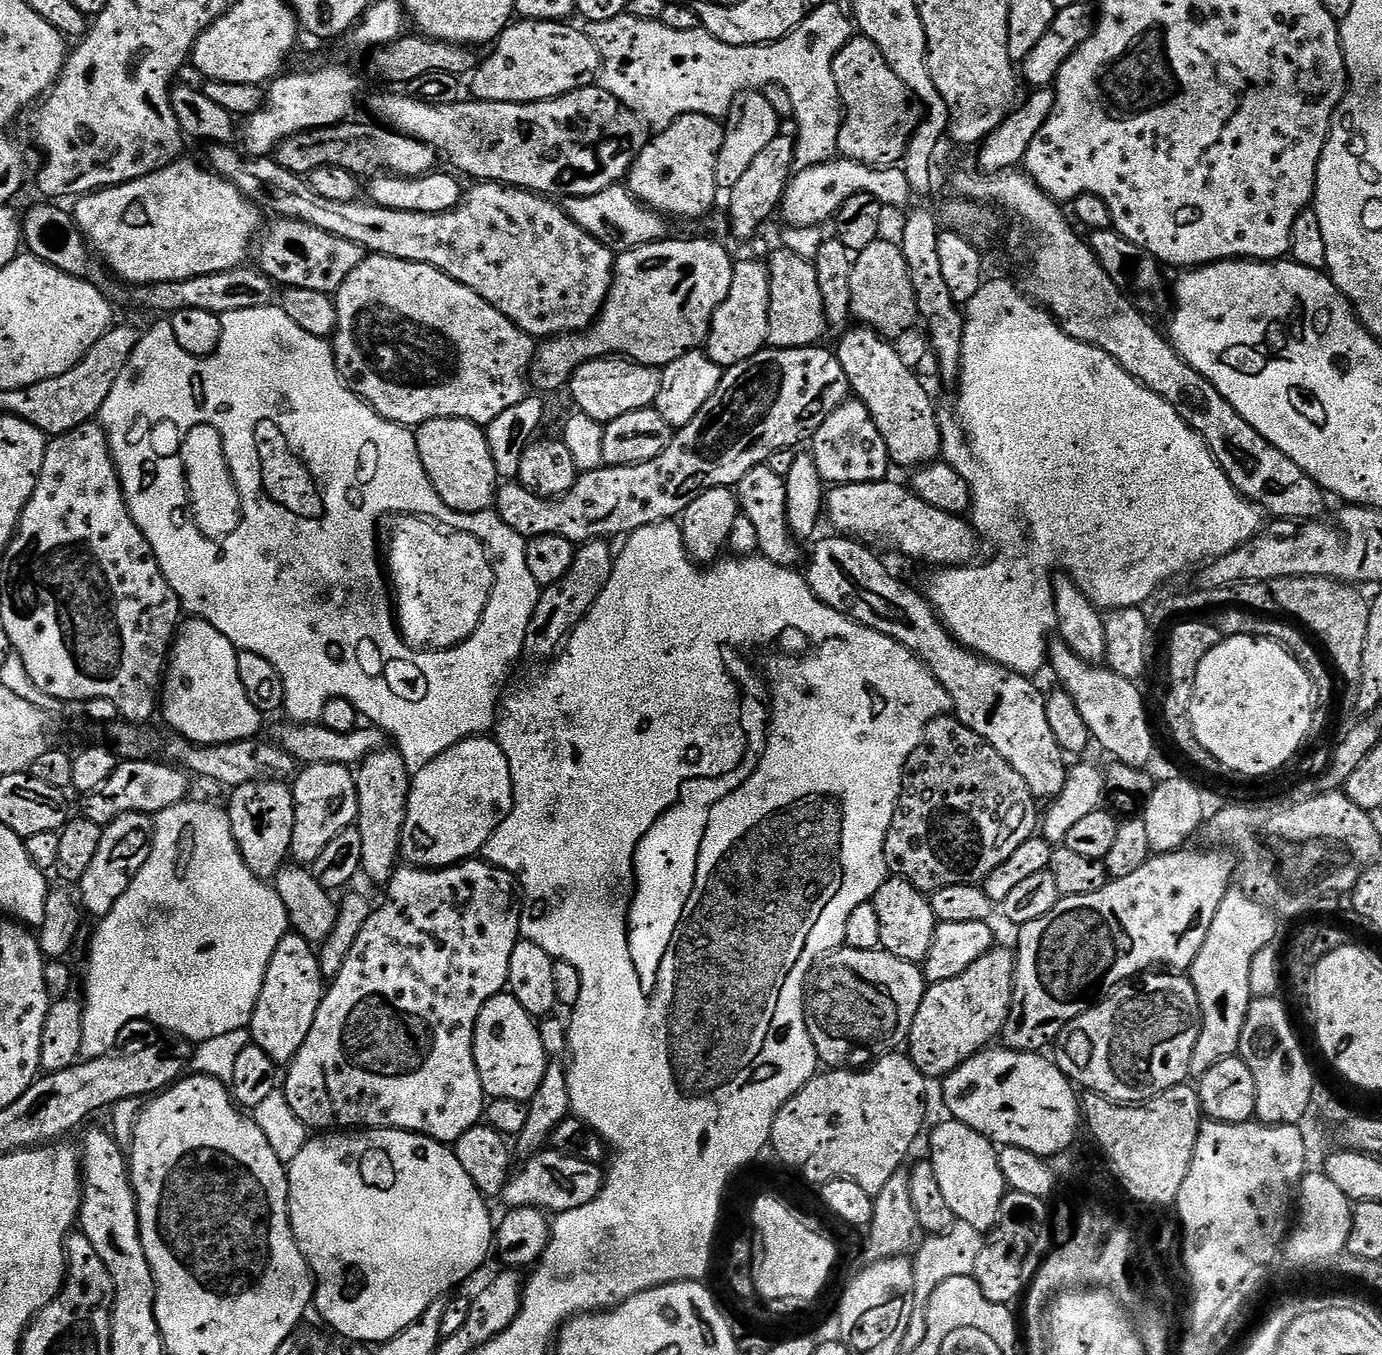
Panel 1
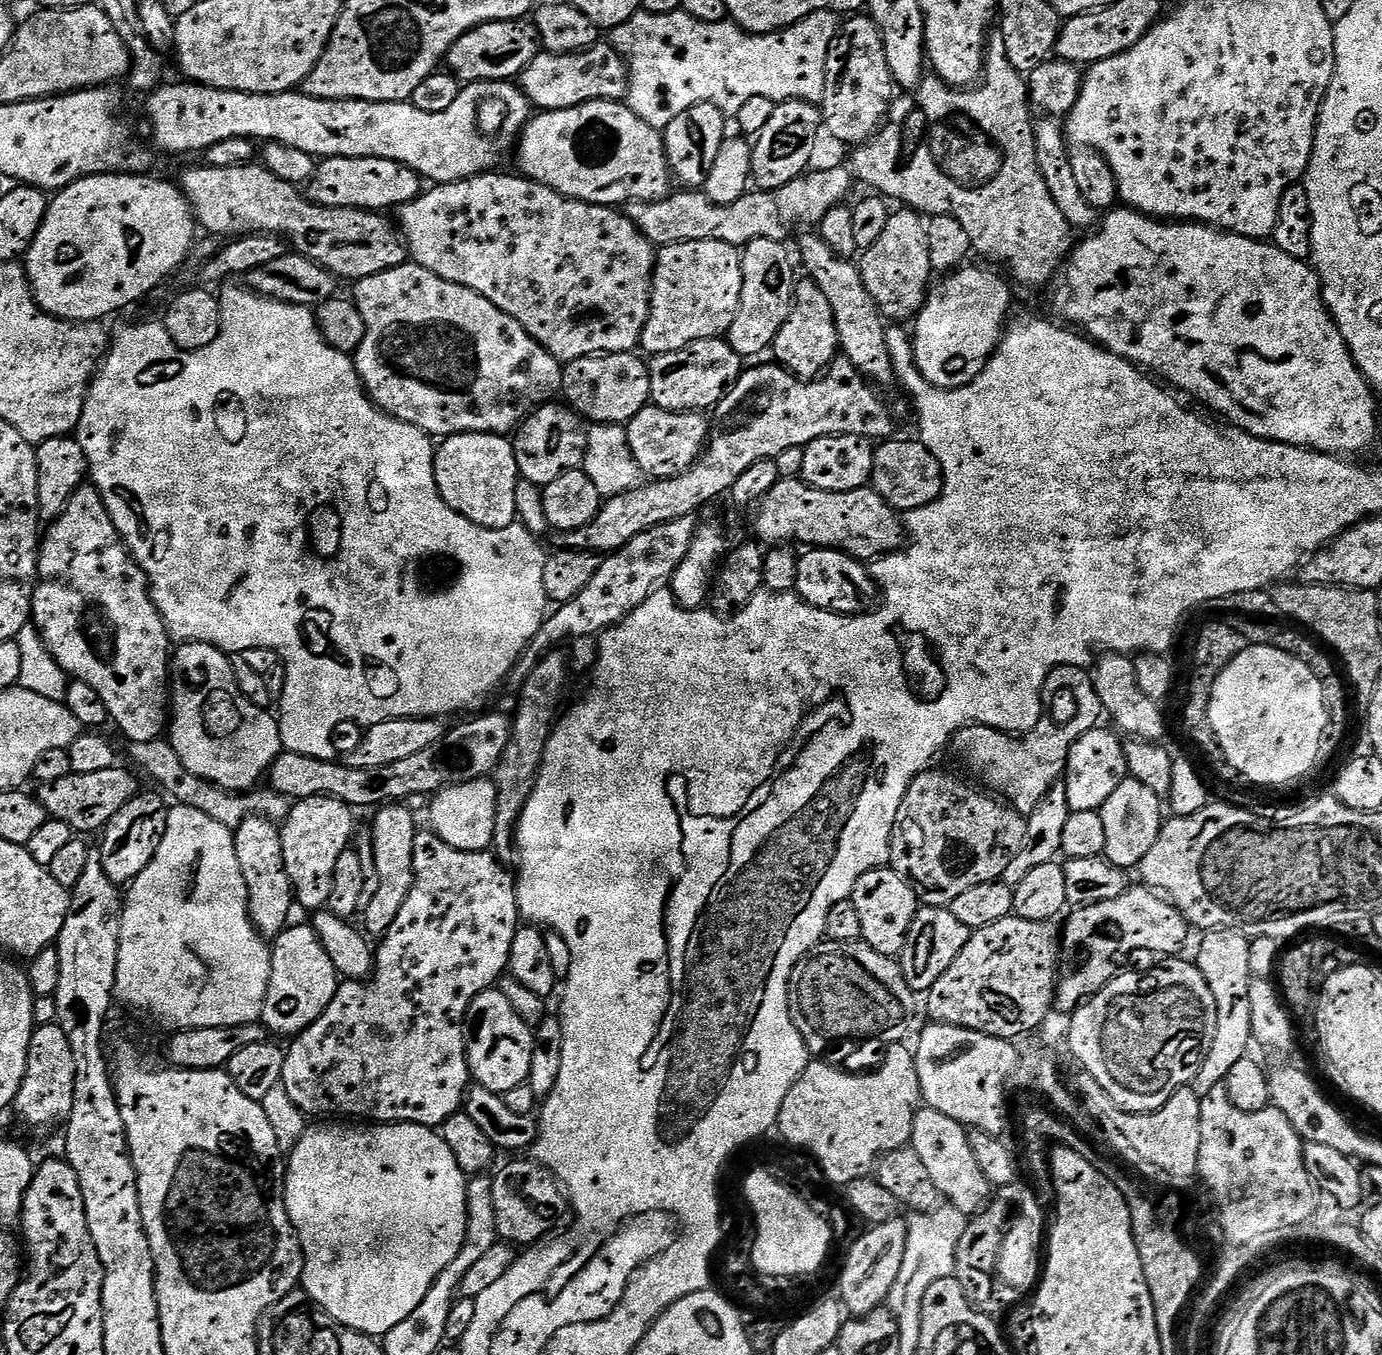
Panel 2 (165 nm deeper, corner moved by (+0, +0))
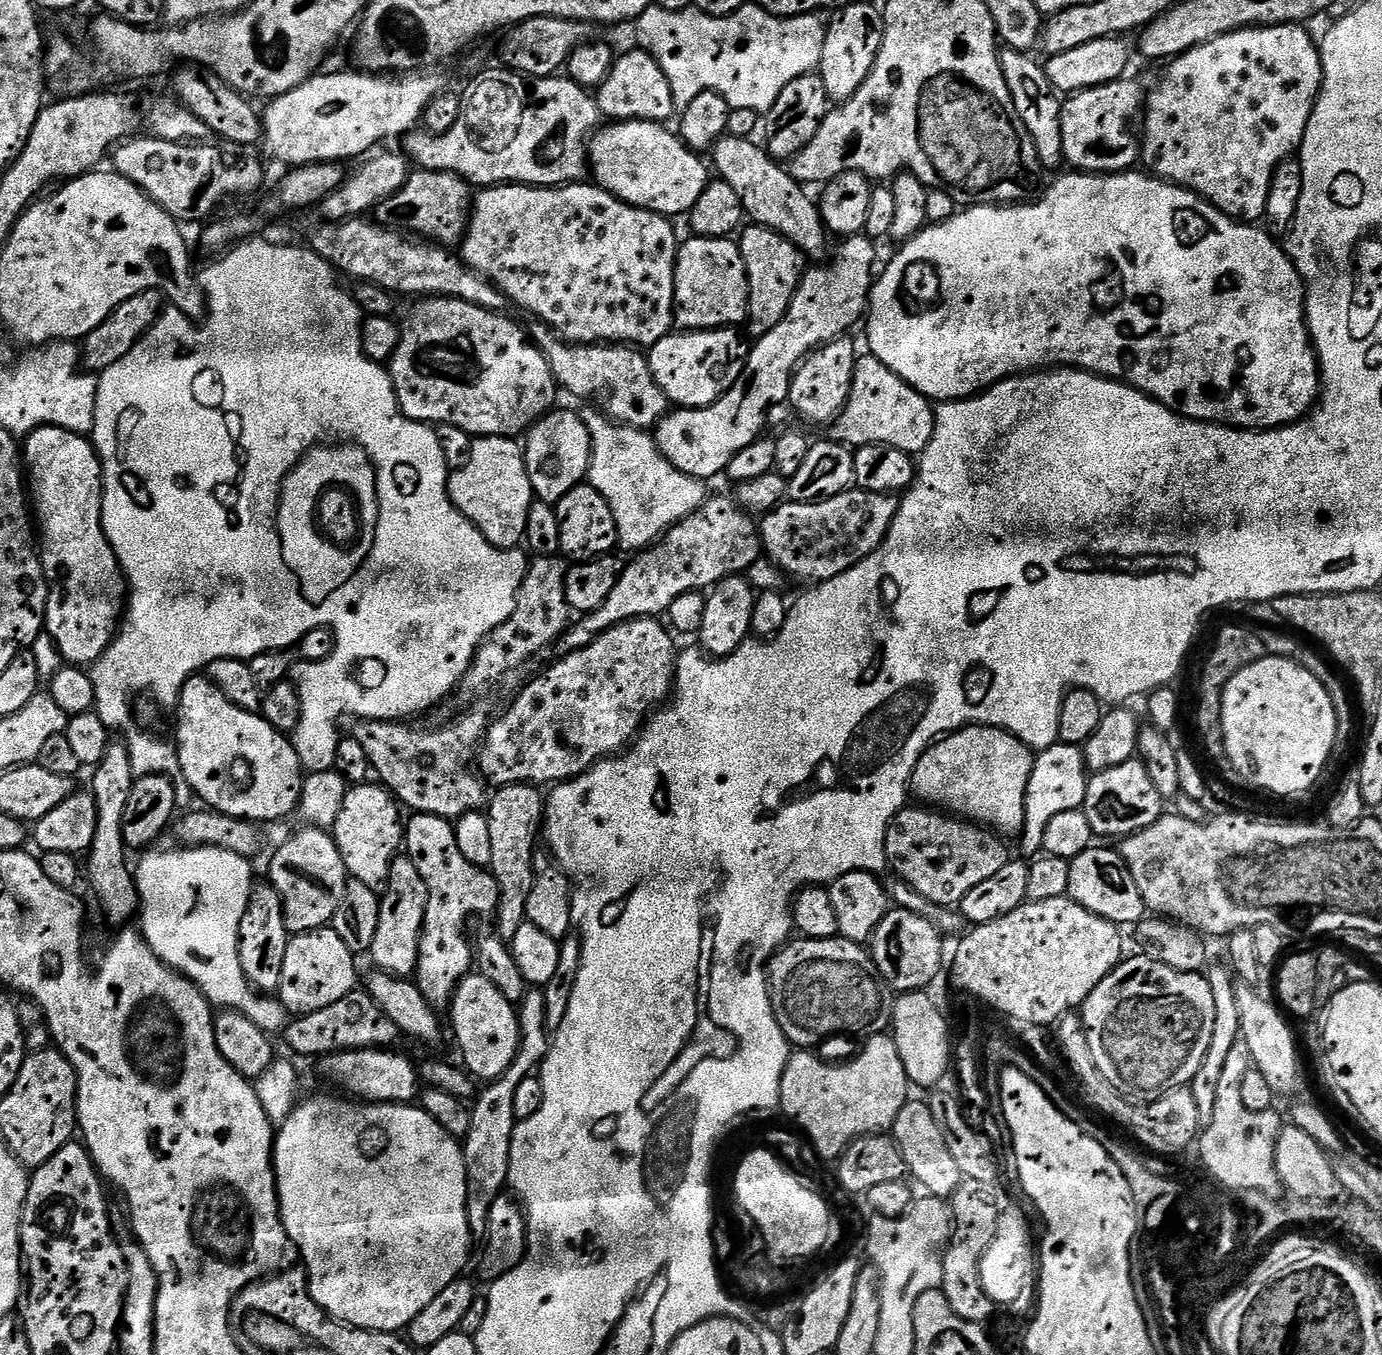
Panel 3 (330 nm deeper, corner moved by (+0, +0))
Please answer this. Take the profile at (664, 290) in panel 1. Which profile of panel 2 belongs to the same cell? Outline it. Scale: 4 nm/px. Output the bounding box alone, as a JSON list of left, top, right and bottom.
[642,242,742,357]

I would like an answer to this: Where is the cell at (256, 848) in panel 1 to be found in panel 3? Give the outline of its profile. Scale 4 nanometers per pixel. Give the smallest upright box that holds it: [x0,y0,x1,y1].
[238,882,290,994]

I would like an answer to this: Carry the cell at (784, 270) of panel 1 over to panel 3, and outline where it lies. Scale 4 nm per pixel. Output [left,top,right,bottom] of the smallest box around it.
[787,338,858,425]

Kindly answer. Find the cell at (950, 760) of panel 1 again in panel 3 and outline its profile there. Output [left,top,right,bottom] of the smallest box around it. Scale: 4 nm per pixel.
[884,806,1010,906]

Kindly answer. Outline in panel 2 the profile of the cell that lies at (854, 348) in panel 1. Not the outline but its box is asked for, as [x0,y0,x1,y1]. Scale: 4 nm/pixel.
[800,230,896,385]

